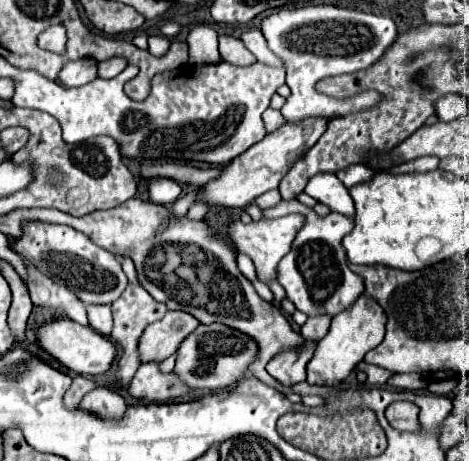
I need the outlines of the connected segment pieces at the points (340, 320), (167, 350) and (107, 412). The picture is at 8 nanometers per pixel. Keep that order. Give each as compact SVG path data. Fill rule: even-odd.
M361 296L351 308L333 318L327 336L317 342L315 356L307 364L307 382L317 386L337 386L337 382L343 382L369 350L383 342L383 336L385 336L383 308L375 300Z
M167 312L159 322L149 324L149 328L139 338L139 358L143 362L163 362L171 354L175 354L177 346L187 338L199 320L189 316L187 312Z
M95 388L81 400L79 408L87 412L95 412L95 416L103 416L107 420L111 418L119 420L119 416L123 416L123 412L127 410L127 404L123 396L119 396L117 392L111 392L107 388Z

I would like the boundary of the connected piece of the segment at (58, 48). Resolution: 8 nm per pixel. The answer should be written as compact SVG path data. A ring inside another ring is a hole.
M55 24L53 28L47 28L45 32L39 34L39 48L55 52L55 54L65 54L65 42L67 42L67 32L61 24Z

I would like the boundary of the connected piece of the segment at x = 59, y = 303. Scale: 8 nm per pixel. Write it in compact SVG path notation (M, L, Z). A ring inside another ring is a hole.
M25 264L25 268L27 268L27 278L23 278L23 284L27 286L31 302L35 306L47 308L49 312L63 312L67 314L67 318L79 322L81 326L89 326L85 304L73 292L47 280L47 276L35 272L31 264Z

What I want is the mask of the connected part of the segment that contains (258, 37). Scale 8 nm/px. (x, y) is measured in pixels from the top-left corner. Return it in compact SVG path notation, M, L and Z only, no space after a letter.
M257 28L243 32L243 34L241 34L241 40L243 40L243 44L247 46L247 50L249 50L259 62L269 64L269 66L283 66L283 62L267 48L267 42L265 42L263 34L261 34Z

